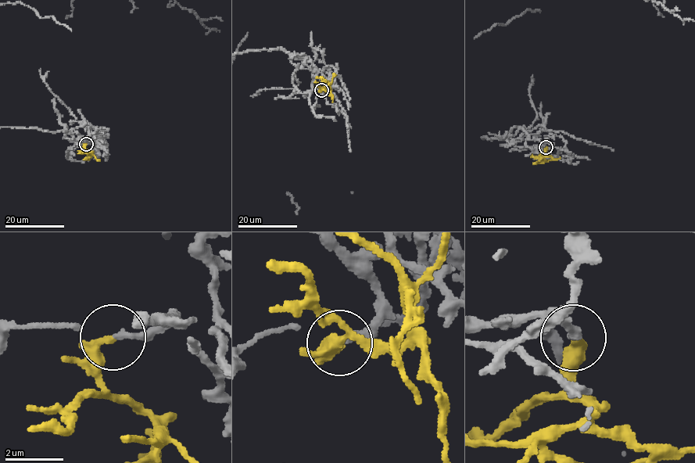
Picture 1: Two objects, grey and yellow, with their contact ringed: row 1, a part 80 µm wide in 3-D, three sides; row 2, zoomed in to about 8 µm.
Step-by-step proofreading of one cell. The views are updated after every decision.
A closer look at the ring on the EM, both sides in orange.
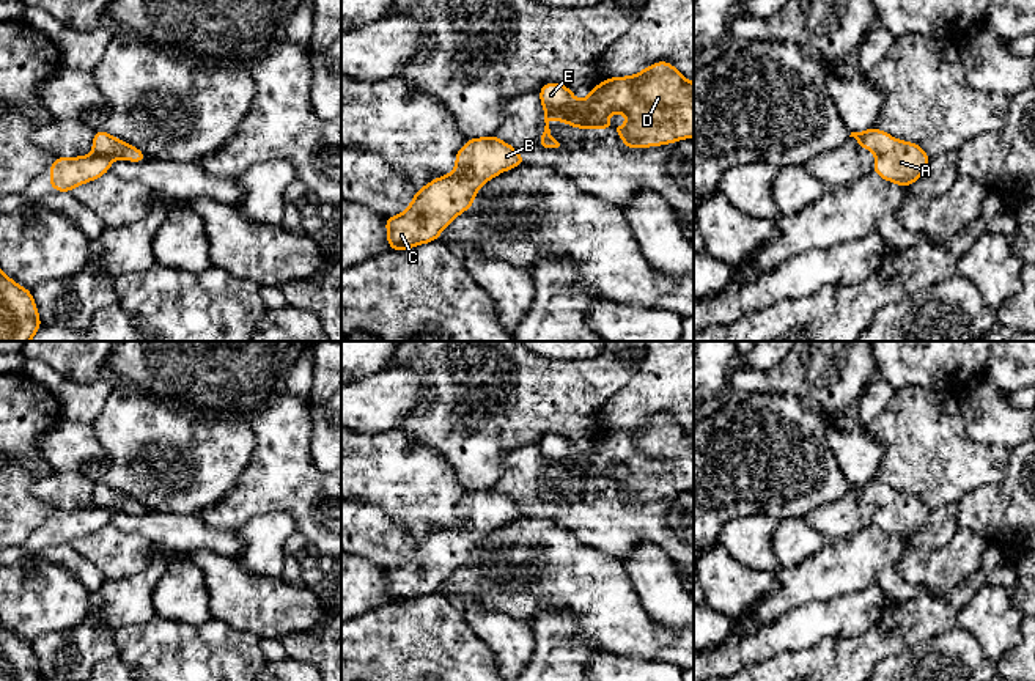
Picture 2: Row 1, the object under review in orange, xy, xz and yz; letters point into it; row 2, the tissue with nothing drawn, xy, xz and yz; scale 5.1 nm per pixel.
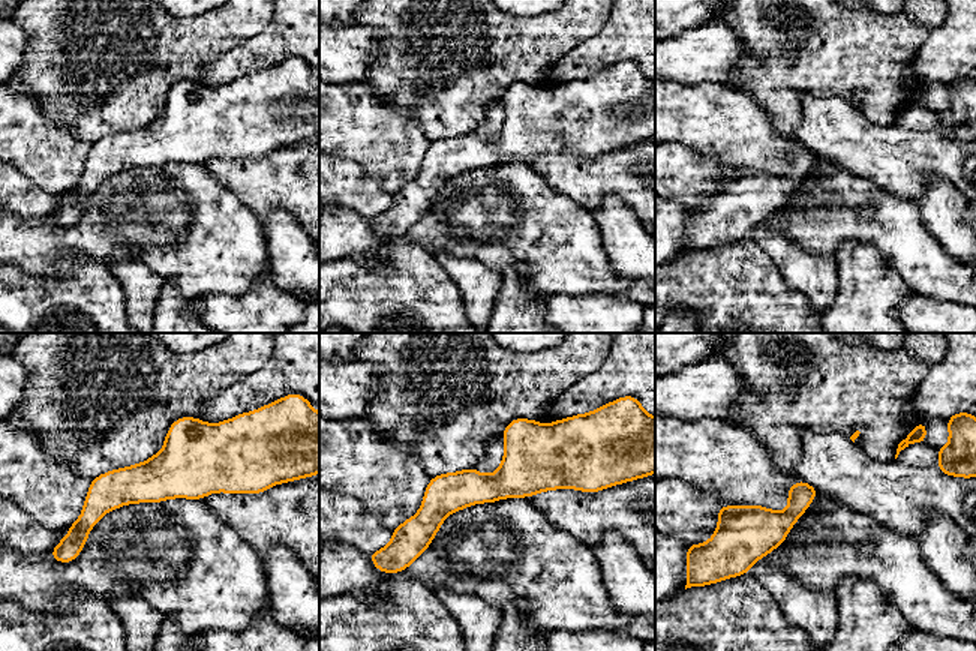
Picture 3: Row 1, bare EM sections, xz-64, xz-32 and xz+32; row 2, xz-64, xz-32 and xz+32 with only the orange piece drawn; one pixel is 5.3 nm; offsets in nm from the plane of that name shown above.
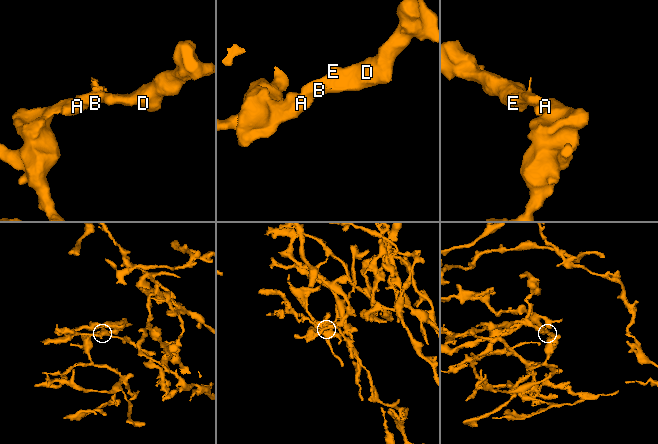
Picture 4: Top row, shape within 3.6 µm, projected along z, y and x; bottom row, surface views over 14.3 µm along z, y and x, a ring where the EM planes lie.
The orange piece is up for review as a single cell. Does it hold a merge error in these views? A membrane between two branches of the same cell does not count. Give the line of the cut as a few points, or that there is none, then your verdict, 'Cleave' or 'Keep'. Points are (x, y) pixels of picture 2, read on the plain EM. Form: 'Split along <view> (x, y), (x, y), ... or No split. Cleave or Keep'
No split. Keep

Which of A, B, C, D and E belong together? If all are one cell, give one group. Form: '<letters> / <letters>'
A B C D E

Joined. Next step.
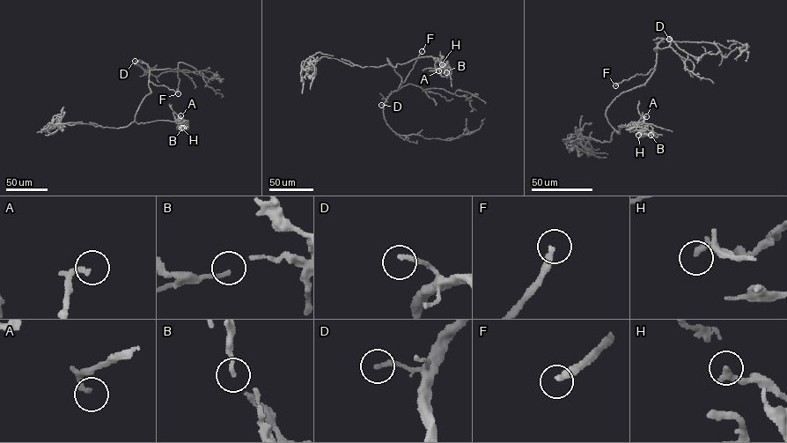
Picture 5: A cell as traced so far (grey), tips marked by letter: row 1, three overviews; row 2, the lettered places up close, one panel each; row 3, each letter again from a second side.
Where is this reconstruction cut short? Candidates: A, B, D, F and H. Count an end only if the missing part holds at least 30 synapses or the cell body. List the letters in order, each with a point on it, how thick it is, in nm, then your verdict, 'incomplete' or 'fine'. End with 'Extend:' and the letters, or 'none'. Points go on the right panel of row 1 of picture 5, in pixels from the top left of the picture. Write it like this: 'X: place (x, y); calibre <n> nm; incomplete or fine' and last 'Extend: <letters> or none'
A: place (646, 116); calibre 200 nm; incomplete
B: place (650, 135); calibre 120 nm; fine
D: place (669, 39); calibre 200 nm; incomplete
F: place (615, 85); calibre 240 nm; incomplete
H: place (638, 135); calibre 260 nm; fine
Extend: A, D, F

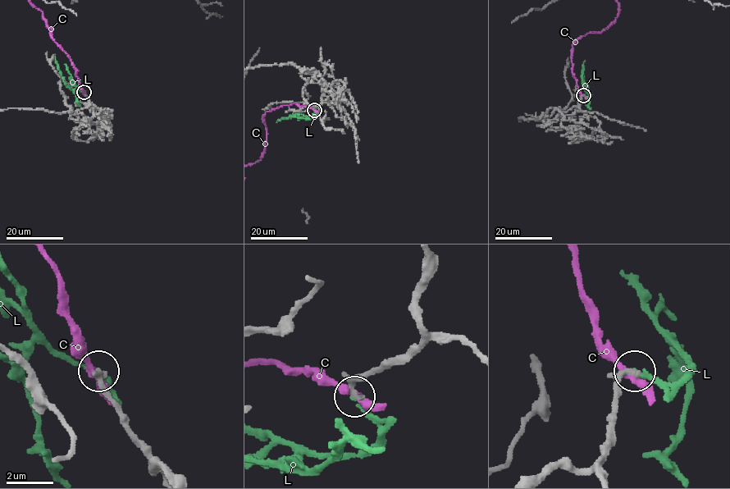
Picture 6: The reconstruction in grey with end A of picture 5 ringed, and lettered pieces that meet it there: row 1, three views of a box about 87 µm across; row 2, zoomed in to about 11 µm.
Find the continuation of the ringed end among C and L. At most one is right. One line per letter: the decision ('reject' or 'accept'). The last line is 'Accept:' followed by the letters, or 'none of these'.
C: reject
L: accept
Accept: L

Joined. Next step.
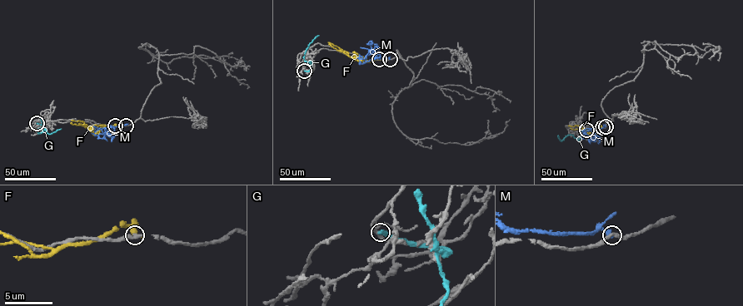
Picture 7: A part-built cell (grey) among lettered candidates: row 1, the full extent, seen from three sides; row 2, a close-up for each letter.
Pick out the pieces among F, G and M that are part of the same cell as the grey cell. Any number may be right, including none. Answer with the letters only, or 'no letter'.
no letter

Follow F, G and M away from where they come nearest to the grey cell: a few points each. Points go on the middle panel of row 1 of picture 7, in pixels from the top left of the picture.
F: (379, 59), (368, 61), (349, 56), (345, 51), (328, 42)
G: (304, 71), (310, 69), (311, 62), (304, 60), (304, 52), (309, 44), (319, 35)
M: (390, 59), (376, 57), (360, 64), (360, 60), (366, 57), (369, 50), (361, 47)

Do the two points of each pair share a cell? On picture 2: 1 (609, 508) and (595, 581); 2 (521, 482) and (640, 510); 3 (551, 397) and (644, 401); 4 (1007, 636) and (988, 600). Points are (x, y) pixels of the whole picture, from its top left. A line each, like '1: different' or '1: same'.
1: different
2: same
3: different
4: same

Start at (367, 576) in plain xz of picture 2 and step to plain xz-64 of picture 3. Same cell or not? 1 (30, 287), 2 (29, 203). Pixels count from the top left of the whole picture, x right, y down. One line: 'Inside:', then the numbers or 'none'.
Inside: none

